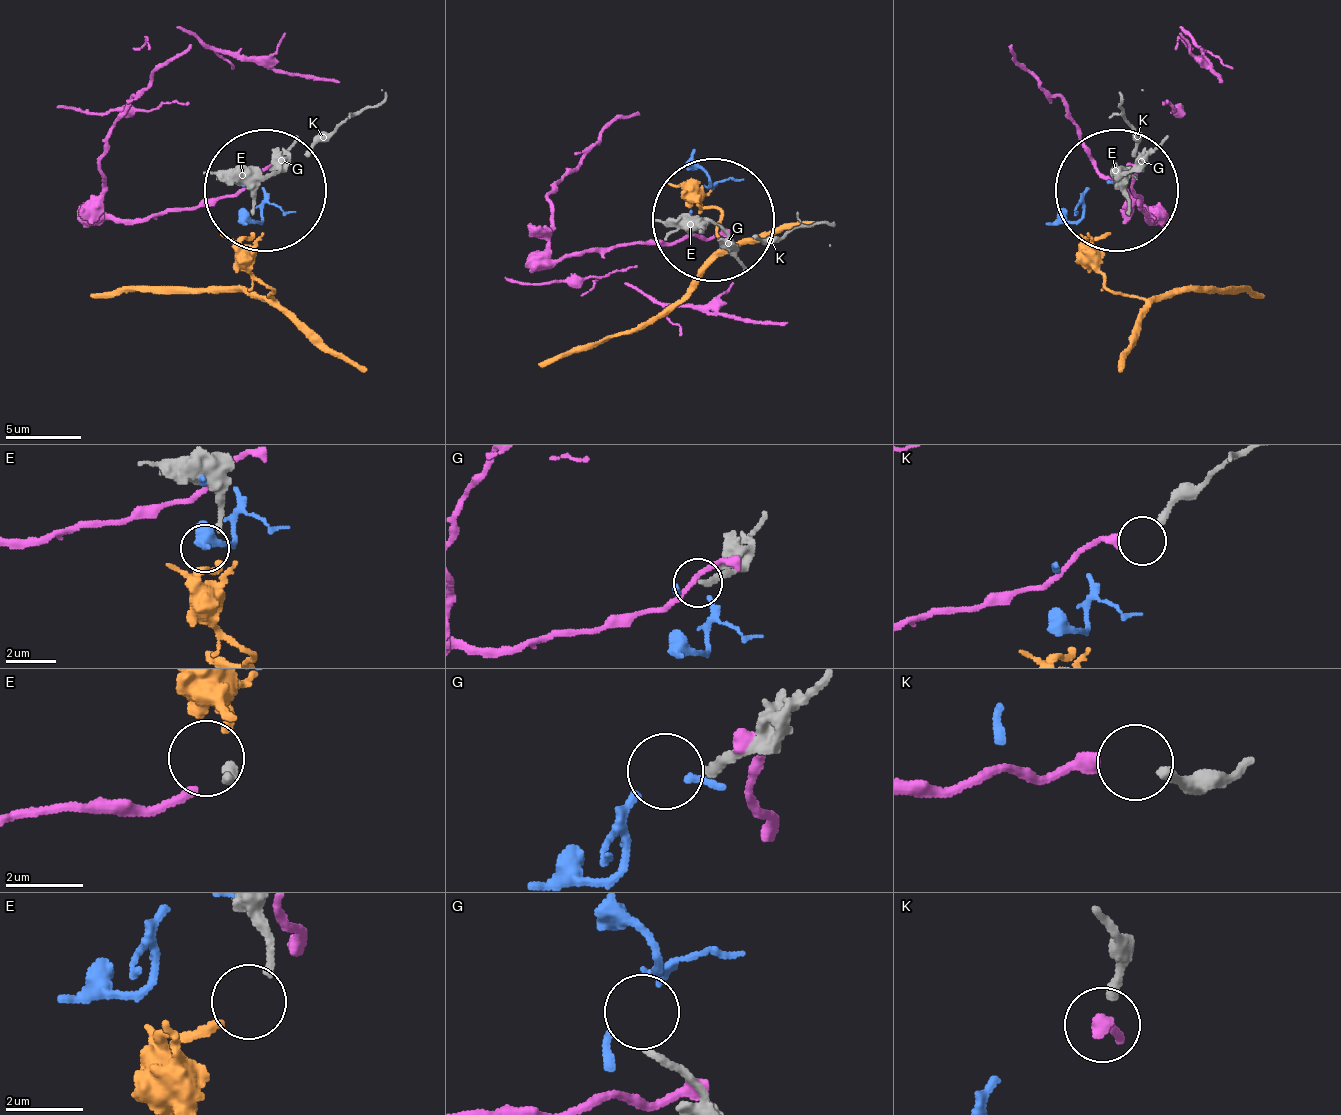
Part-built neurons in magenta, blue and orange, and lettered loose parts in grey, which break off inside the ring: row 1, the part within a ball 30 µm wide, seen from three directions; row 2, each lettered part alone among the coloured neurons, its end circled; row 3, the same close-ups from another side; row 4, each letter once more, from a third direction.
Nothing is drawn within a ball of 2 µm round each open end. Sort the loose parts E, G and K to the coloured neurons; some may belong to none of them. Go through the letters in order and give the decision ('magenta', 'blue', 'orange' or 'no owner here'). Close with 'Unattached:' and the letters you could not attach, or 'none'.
E: orange
G: no owner here
K: magenta
Unattached: G

